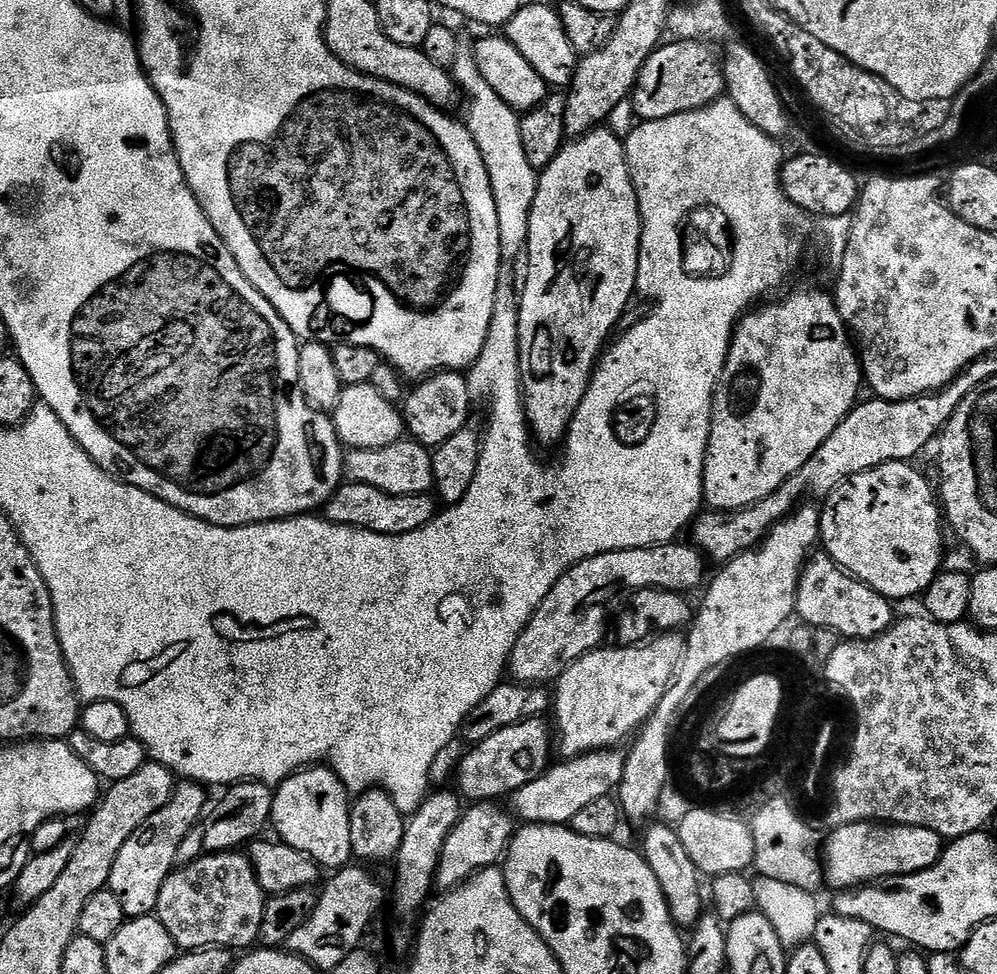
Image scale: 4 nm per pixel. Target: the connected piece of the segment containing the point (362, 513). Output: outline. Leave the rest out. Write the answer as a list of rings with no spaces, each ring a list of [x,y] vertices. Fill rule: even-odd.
[[[344,482],[324,505],[322,515],[325,520],[342,526],[370,530],[374,534],[397,536],[398,534],[410,534],[410,530],[418,530],[429,524],[438,515],[436,504],[438,505],[437,497],[426,492],[386,494],[386,490],[378,490],[374,486]]]

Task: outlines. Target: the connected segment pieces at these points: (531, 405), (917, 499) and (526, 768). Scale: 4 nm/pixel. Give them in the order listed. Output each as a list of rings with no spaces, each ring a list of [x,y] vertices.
[[[608,126],[595,128],[584,136],[575,137],[571,142],[565,143],[560,153],[546,166],[538,176],[534,206],[530,210],[530,226],[528,227],[528,243],[526,257],[528,256],[528,277],[523,277],[520,297],[520,321],[518,334],[520,335],[520,382],[524,394],[524,413],[528,415],[528,426],[537,441],[544,444],[559,445],[568,434],[572,425],[574,414],[582,402],[593,375],[598,367],[598,361],[609,343],[608,335],[623,321],[625,312],[629,311],[632,298],[636,293],[636,275],[639,266],[639,250],[642,242],[642,214],[639,212],[639,198],[635,192],[635,184],[631,178],[631,170],[627,164],[625,141],[608,129]]]
[[[893,462],[854,474],[820,508],[823,551],[845,572],[893,602],[923,594],[940,575],[944,560],[945,525],[937,493],[912,467],[916,466]]]
[[[544,718],[523,720],[514,726],[506,726],[506,730],[498,730],[498,734],[490,734],[490,738],[480,744],[471,745],[460,764],[460,773],[456,776],[461,797],[468,802],[496,802],[501,799],[499,796],[511,797],[512,793],[526,786],[526,782],[534,782],[534,778],[541,776],[554,760],[554,732],[549,721],[548,724],[546,721]]]

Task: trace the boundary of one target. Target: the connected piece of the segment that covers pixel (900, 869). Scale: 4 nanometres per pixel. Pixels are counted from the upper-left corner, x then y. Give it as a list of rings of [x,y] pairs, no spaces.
[[[841,824],[831,831],[828,841],[825,839],[822,844],[822,861],[827,883],[832,883],[836,890],[858,888],[890,876],[921,872],[934,866],[942,851],[942,837],[938,833],[909,824]]]

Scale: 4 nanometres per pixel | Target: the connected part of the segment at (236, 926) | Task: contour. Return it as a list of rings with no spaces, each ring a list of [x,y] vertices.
[[[214,852],[169,874],[162,882],[154,915],[170,930],[177,949],[185,953],[202,948],[246,950],[259,941],[267,897],[245,853]]]

